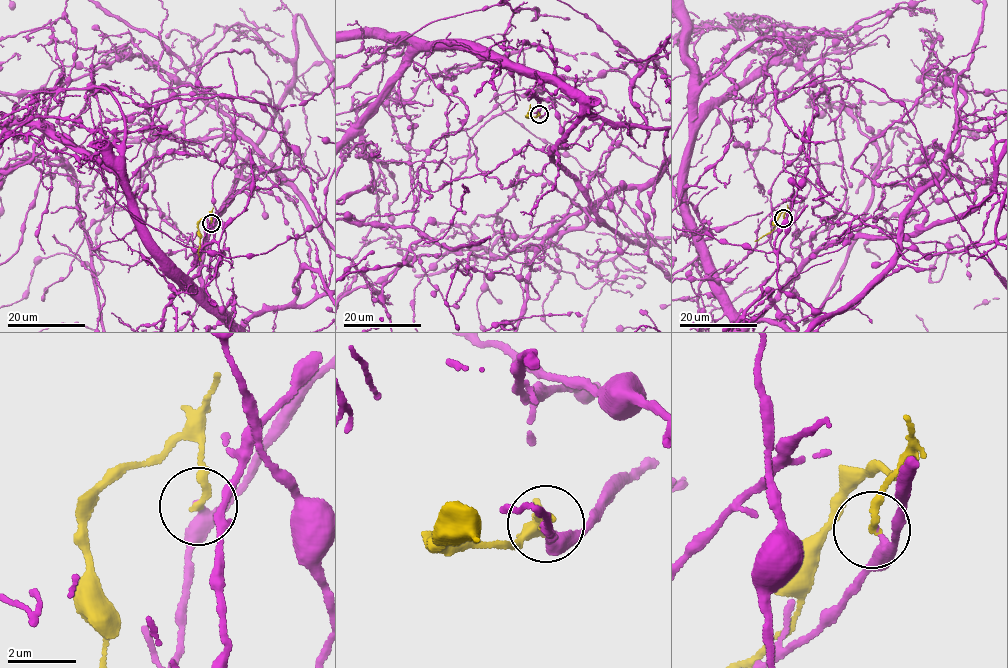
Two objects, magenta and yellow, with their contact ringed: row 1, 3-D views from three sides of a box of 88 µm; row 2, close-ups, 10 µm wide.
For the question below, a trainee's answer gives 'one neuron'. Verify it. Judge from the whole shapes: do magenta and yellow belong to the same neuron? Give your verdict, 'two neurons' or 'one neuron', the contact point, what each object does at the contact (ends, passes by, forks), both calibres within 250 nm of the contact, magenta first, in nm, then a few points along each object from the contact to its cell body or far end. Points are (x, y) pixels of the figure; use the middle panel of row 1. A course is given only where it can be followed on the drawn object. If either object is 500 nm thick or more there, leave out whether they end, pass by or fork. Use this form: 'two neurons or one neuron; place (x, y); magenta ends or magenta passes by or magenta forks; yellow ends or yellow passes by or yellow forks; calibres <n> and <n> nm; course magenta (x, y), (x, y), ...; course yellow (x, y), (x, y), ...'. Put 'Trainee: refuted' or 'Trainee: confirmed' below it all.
one neuron; place (539, 114); magenta passes by; yellow ends; calibres 280 and 200 nm; course magenta (539, 114), (531, 77), (450, 42), (439, 45), (402, 31); course yellow (539, 114), (527, 116), (531, 116), (530, 104)
Trainee: confirmed

